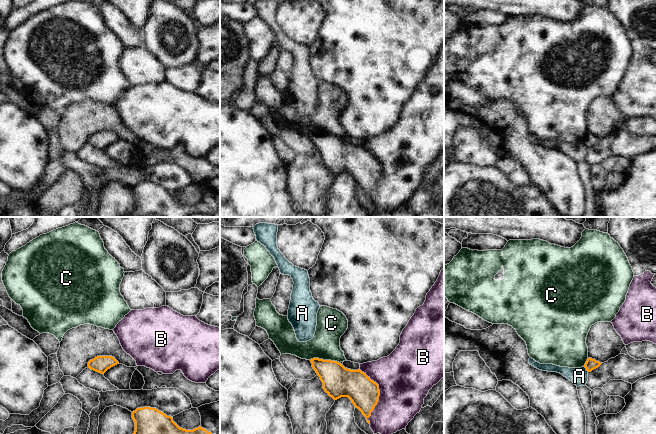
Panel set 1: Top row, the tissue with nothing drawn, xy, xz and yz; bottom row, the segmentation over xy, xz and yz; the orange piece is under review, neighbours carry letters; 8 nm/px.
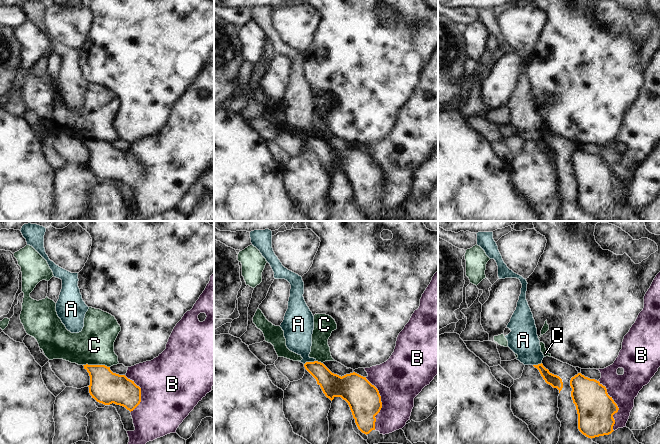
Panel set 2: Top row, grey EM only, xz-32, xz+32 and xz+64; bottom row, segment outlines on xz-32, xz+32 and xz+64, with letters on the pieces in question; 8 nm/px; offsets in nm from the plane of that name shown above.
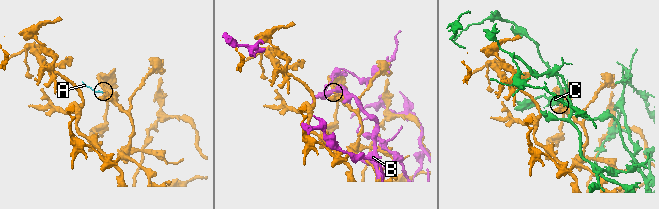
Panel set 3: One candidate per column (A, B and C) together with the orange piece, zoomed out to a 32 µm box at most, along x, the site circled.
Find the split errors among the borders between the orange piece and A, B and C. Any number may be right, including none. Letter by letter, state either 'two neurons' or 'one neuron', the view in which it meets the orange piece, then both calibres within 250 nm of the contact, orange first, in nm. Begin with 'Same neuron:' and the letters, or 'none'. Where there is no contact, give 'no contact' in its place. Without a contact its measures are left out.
Same neuron: none
A: two neurons; meets orange in yz; 90 nm thick on the orange side, 140 nm on the other
B: two neurons; meets orange in xz; 240 nm thick on the orange side, 440 nm on the other
C: two neurons; meets orange in xz; 260 nm thick on the orange side, 240 nm on the other

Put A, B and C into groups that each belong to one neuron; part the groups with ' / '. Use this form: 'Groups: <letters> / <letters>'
Groups: A / B / C

